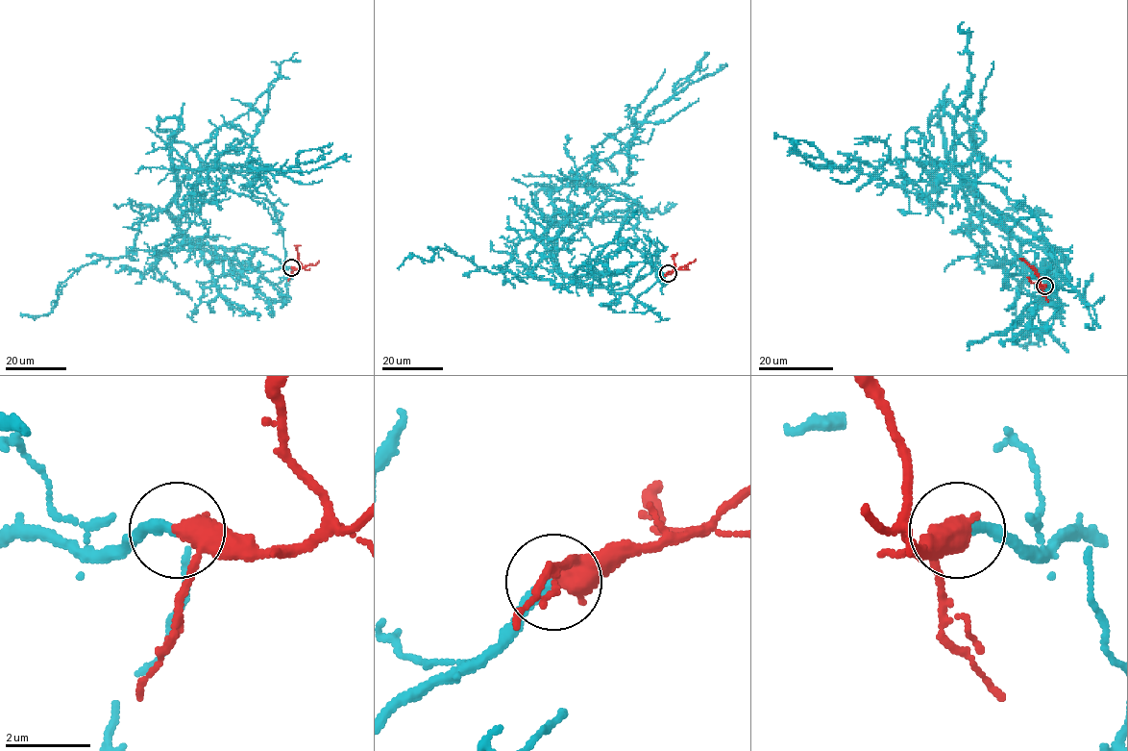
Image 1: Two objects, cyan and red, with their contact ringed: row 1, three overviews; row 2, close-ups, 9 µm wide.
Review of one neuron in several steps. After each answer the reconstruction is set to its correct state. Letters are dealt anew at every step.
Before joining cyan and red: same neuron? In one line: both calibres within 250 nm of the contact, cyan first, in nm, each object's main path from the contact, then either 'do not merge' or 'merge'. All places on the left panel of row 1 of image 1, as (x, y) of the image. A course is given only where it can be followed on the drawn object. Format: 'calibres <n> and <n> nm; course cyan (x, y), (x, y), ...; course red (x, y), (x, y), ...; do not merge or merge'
calibres 280 and 400 nm; course cyan (291, 267), (257, 271), (180, 233), (197, 171), (257, 177), (242, 186), (273, 208), (286, 267); course red (291, 267), (299, 269), (302, 266), (297, 249), (301, 245); merge

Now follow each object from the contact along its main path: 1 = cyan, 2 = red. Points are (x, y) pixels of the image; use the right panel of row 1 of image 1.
1: (1044, 286), (1075, 290), (1040, 247), (981, 216), (959, 187), (937, 183), (935, 165), (1022, 201), (1070, 286)
2: (1044, 286), (1042, 287), (1039, 276), (1020, 258)

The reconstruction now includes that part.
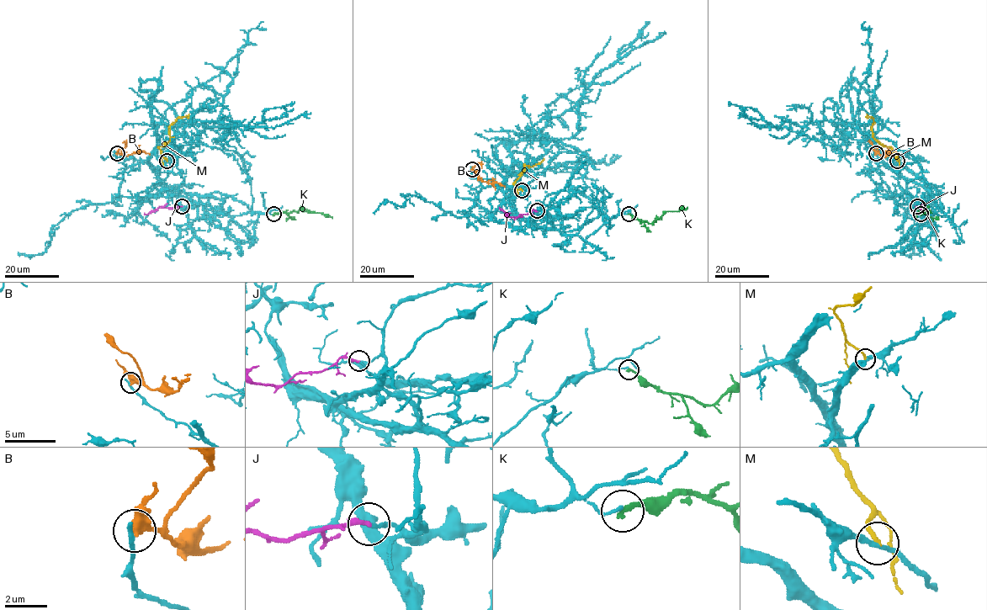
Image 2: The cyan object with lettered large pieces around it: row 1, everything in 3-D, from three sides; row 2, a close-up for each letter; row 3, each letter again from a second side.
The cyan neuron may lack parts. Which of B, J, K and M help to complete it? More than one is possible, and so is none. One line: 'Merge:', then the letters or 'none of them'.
Merge: J

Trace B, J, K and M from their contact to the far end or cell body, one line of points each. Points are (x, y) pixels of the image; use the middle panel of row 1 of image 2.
B: (471, 169), (483, 181), (499, 182), (505, 187)
J: (537, 211), (514, 217), (508, 216), (499, 207)
K: (628, 214), (637, 220), (652, 223), (666, 211), (676, 211), (687, 208)
M: (522, 190), (514, 183), (524, 170), (524, 164), (532, 167), (544, 158)

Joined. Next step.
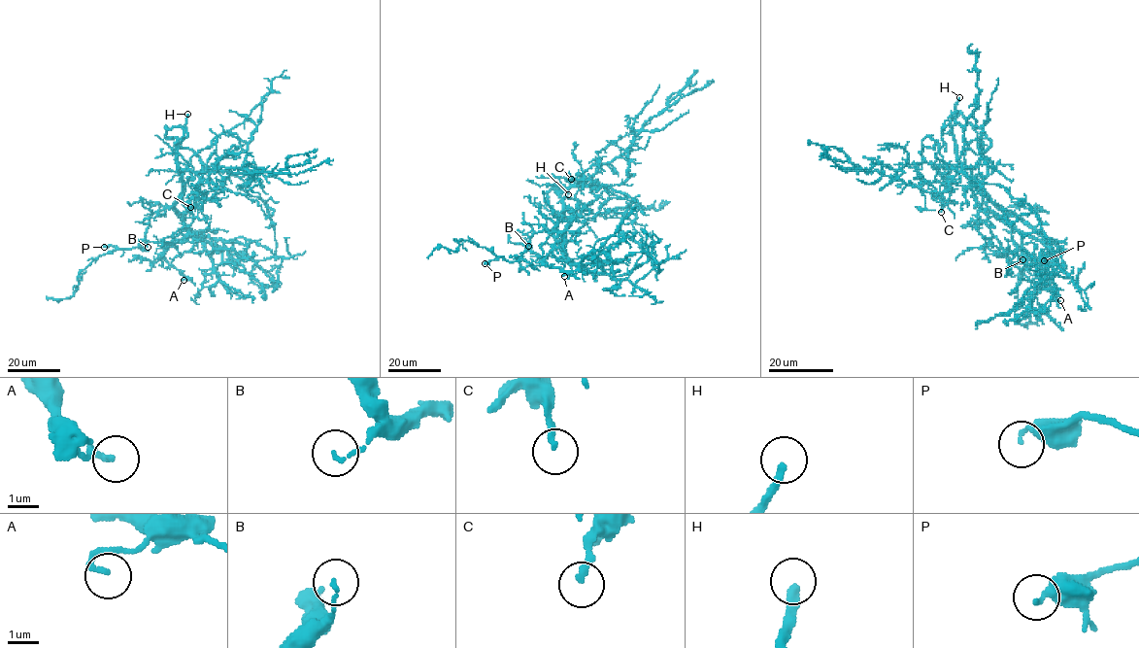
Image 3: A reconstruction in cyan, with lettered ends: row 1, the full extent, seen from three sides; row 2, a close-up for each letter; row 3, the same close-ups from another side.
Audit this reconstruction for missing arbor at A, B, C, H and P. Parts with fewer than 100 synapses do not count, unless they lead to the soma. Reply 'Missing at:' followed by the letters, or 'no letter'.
Missing at: H

